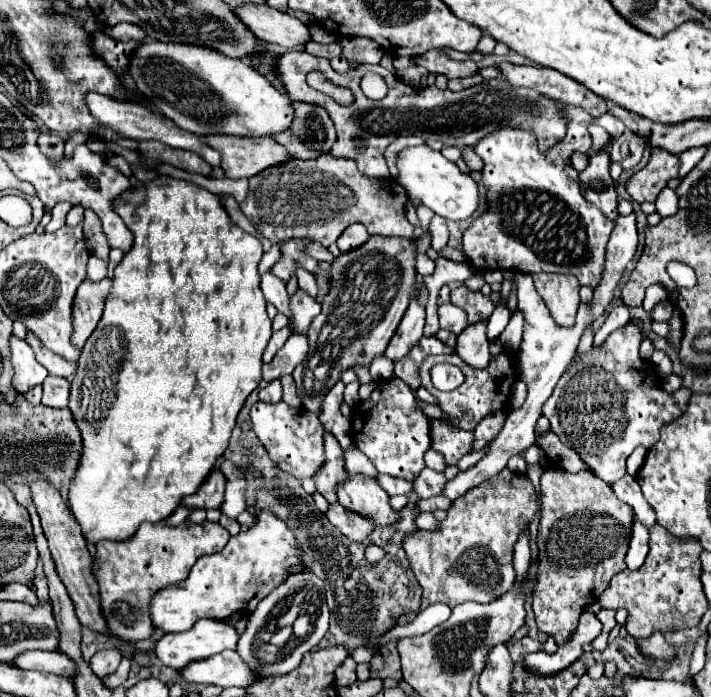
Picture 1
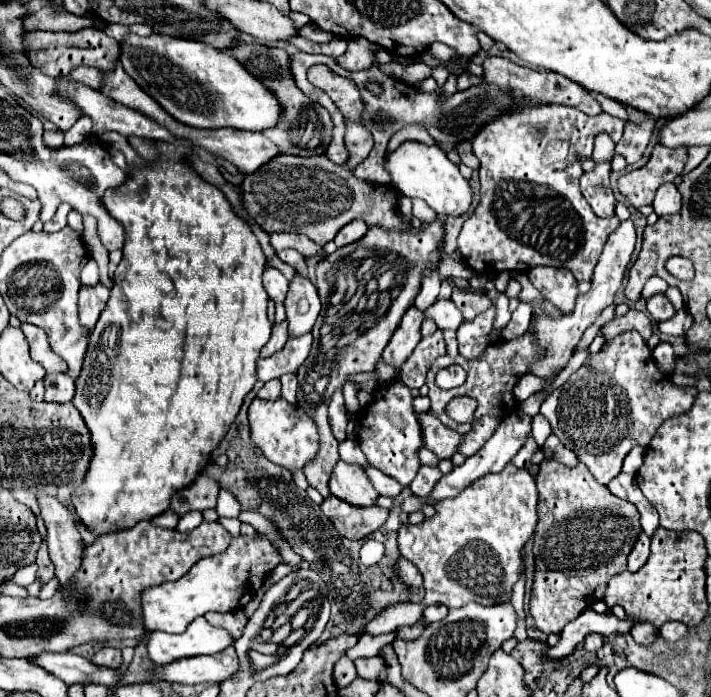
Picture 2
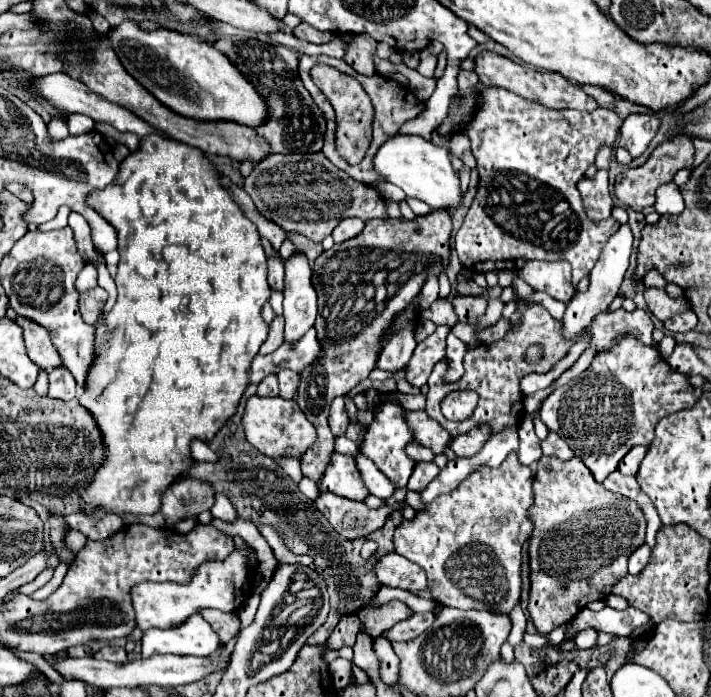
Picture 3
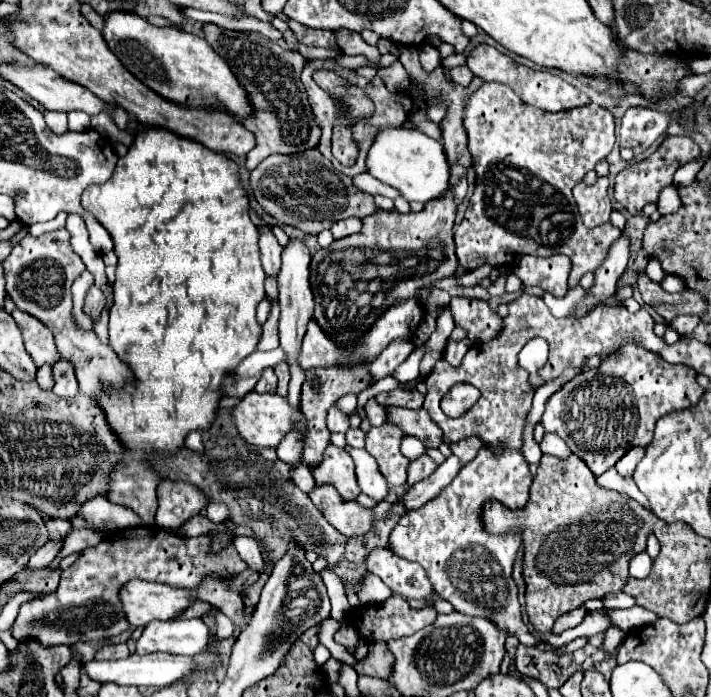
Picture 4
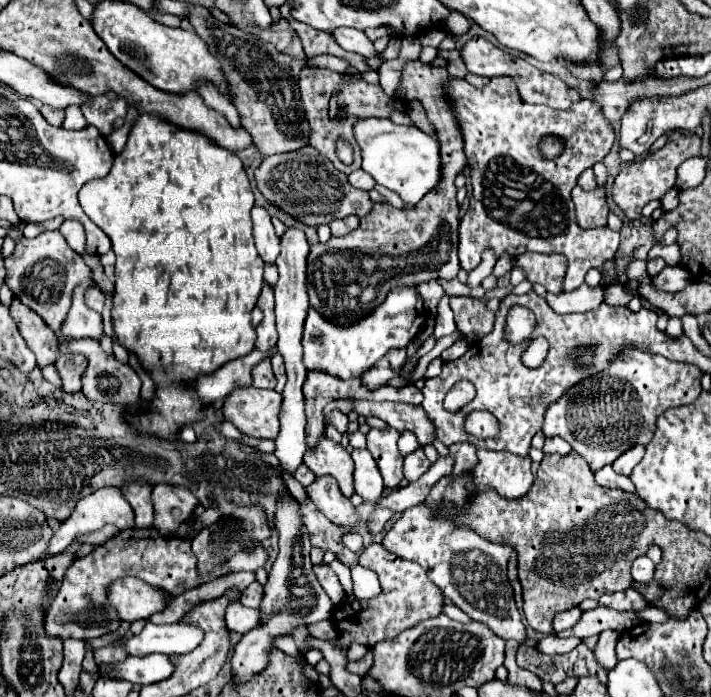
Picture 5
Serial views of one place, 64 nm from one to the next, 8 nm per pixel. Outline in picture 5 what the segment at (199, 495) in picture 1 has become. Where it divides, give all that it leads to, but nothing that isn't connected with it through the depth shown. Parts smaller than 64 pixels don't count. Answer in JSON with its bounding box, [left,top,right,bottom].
[152,484,198,534]

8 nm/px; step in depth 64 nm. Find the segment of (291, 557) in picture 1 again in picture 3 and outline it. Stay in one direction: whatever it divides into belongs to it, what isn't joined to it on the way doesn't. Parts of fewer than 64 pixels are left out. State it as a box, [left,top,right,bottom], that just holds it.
[130,550,248,630]

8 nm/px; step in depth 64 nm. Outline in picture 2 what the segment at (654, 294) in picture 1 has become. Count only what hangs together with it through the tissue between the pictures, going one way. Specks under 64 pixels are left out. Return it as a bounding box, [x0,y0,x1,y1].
[642,276,668,300]

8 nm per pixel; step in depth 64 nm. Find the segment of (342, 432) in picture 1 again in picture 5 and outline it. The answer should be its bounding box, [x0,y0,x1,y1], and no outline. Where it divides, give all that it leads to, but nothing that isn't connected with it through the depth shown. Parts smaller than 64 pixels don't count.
[328,410,348,432]

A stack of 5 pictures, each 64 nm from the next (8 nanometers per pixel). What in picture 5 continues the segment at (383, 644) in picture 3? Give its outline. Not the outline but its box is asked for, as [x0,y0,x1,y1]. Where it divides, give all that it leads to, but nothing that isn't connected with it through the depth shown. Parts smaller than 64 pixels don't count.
[348,650,372,676]

